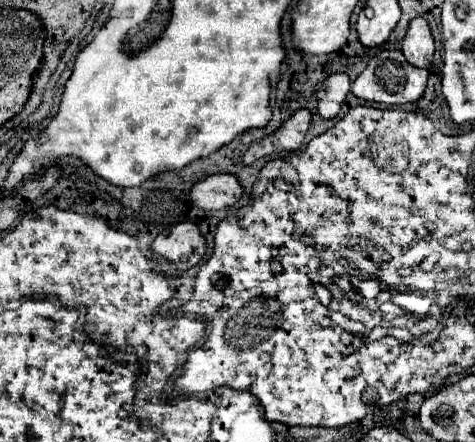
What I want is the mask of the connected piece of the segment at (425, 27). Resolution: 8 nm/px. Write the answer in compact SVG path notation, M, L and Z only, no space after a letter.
M417 16L409 22L407 34L401 44L401 52L405 58L417 66L417 68L429 68L433 62L433 36L427 20L423 16Z

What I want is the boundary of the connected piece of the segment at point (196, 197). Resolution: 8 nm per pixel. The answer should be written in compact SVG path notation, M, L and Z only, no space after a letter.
M213 174L205 180L199 180L191 188L191 202L205 212L211 210L225 210L231 208L239 198L243 190L235 176L231 174Z

